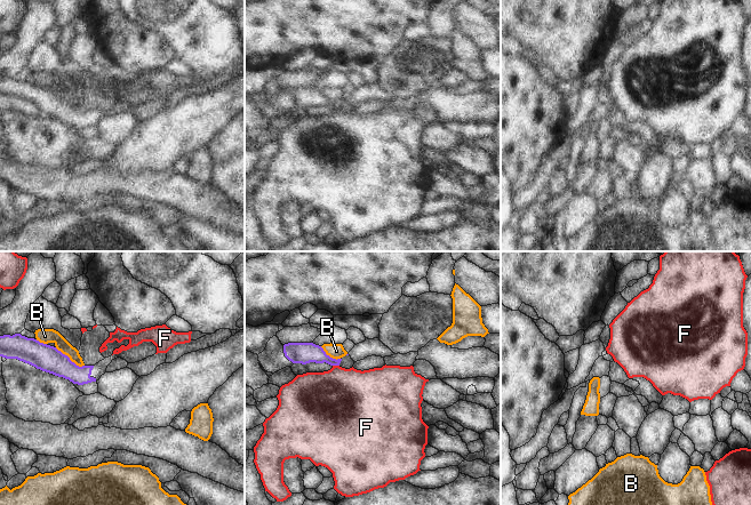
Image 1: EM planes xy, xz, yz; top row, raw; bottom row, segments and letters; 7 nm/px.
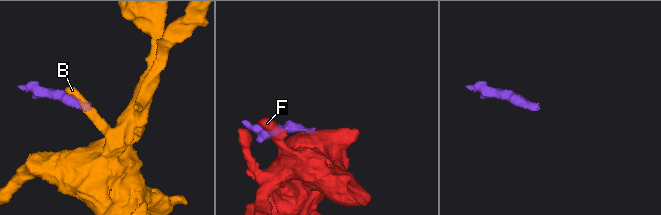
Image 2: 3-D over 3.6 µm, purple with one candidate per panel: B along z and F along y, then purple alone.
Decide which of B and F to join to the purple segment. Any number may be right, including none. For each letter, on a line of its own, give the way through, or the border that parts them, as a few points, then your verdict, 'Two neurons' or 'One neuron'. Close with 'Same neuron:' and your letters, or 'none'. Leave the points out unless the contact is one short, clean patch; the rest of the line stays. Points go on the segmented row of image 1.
B: Boundary: xy (55, 347), (77, 365), (84, 366). Two neurons
F: Boundary: xz (333, 365), (338, 366). Two neurons
Same neuron: none.

